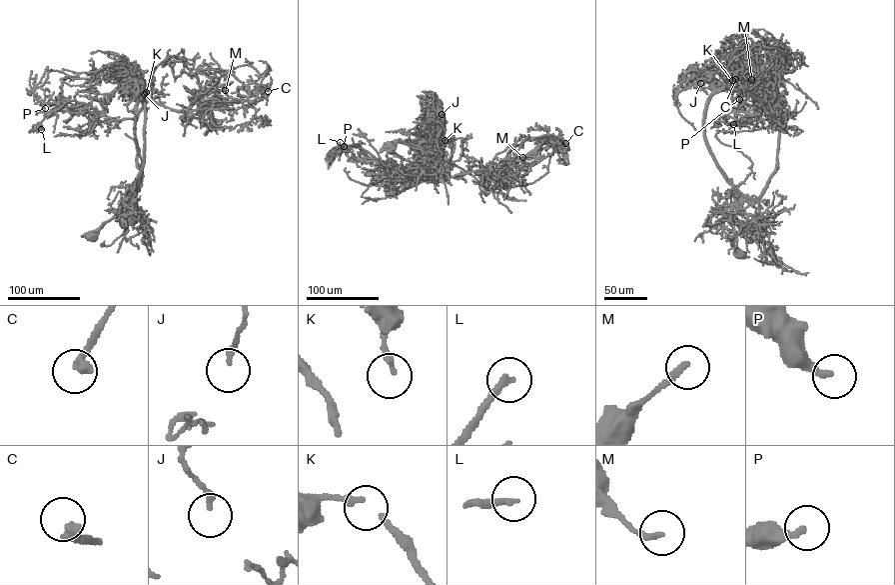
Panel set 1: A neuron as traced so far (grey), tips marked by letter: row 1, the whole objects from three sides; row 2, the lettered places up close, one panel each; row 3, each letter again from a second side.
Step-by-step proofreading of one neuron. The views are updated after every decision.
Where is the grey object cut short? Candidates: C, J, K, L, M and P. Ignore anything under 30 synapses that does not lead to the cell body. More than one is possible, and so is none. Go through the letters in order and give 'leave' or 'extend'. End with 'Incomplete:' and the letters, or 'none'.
C: leave
J: leave
K: leave
L: extend
M: leave
P: leave
Incomplete: L

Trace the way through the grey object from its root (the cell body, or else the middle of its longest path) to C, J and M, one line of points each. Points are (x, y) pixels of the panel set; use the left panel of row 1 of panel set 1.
C: (92, 237), (140, 185), (135, 122), (148, 101), (199, 110), (253, 101), (257, 89), (270, 84), (268, 91)
J: (92, 237), (127, 208), (135, 193), (143, 161), (144, 94)
M: (92, 237), (127, 208), (140, 185), (135, 134), (140, 109), (155, 101), (195, 110), (203, 95), (225, 90)

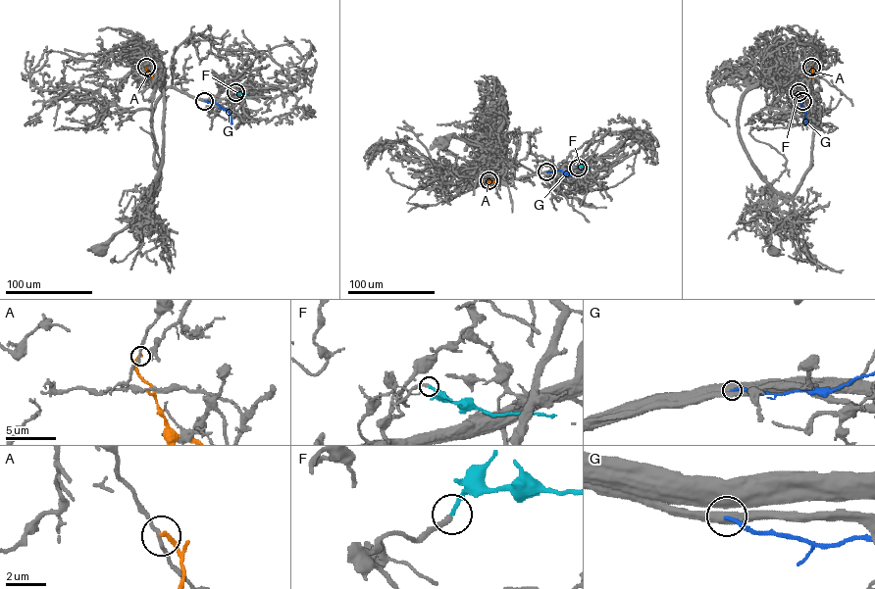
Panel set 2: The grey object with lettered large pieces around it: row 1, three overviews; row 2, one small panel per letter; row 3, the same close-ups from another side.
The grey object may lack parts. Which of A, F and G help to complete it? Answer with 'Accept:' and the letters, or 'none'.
Accept: F

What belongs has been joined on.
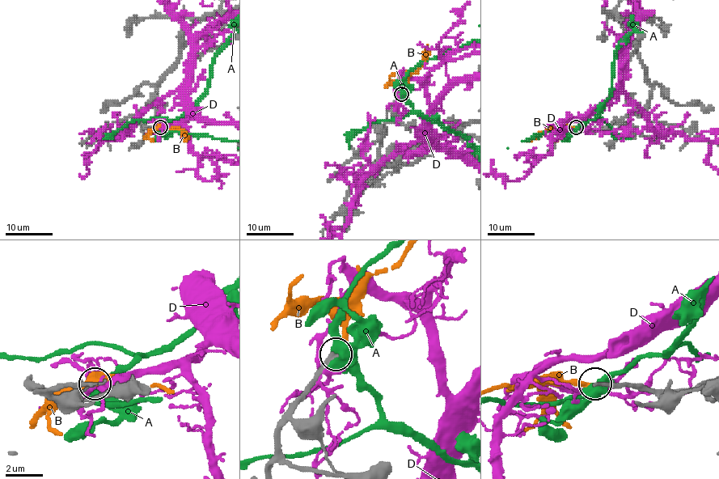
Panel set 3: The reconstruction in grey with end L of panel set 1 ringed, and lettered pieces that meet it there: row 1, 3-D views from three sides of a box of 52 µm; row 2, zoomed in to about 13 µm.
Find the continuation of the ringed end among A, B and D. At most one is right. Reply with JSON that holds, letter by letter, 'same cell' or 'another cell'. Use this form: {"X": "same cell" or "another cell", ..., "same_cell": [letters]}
{"A": "another cell", "B": "same cell", "D": "another cell", "same_cell": ["B"]}

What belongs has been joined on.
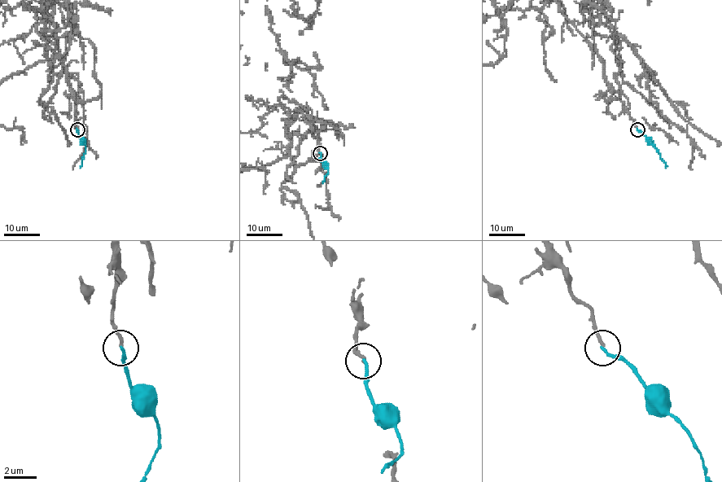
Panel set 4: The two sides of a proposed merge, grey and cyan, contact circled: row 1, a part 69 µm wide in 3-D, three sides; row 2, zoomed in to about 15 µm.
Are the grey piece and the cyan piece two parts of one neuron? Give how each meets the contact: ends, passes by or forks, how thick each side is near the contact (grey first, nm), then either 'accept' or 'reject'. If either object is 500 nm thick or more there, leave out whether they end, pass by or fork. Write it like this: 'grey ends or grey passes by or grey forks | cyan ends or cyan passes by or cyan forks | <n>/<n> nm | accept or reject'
grey ends | cyan ends | 200/180 nm | reject

